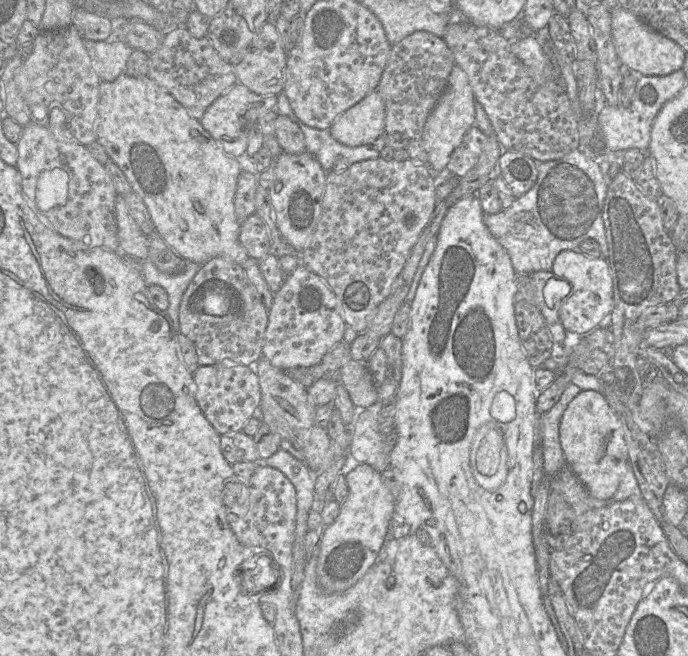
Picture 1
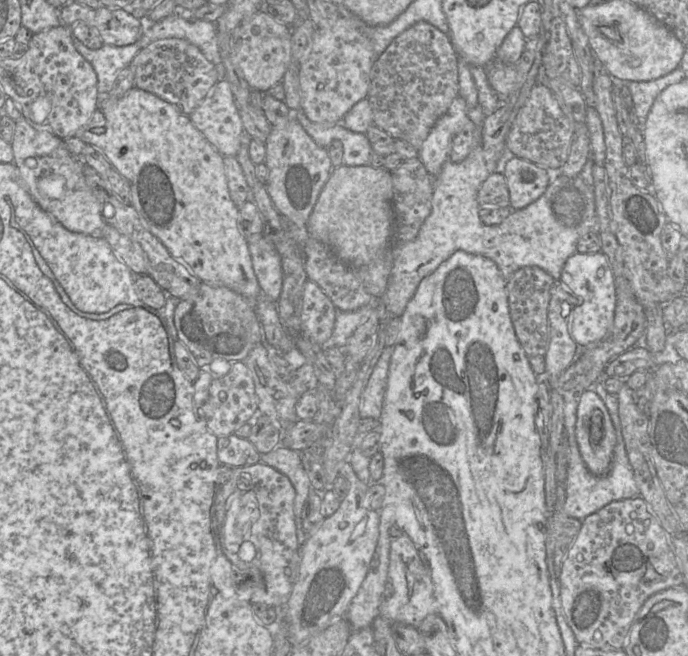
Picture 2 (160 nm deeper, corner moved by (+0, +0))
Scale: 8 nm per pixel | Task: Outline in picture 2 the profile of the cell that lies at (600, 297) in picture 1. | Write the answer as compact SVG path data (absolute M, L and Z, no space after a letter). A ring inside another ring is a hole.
M576 251L566 260L560 276L560 281L578 298L578 305L570 309L568 320L569 332L579 347L588 346L602 340L611 331L614 323L617 303L615 279L607 256L601 252L580 253Z

